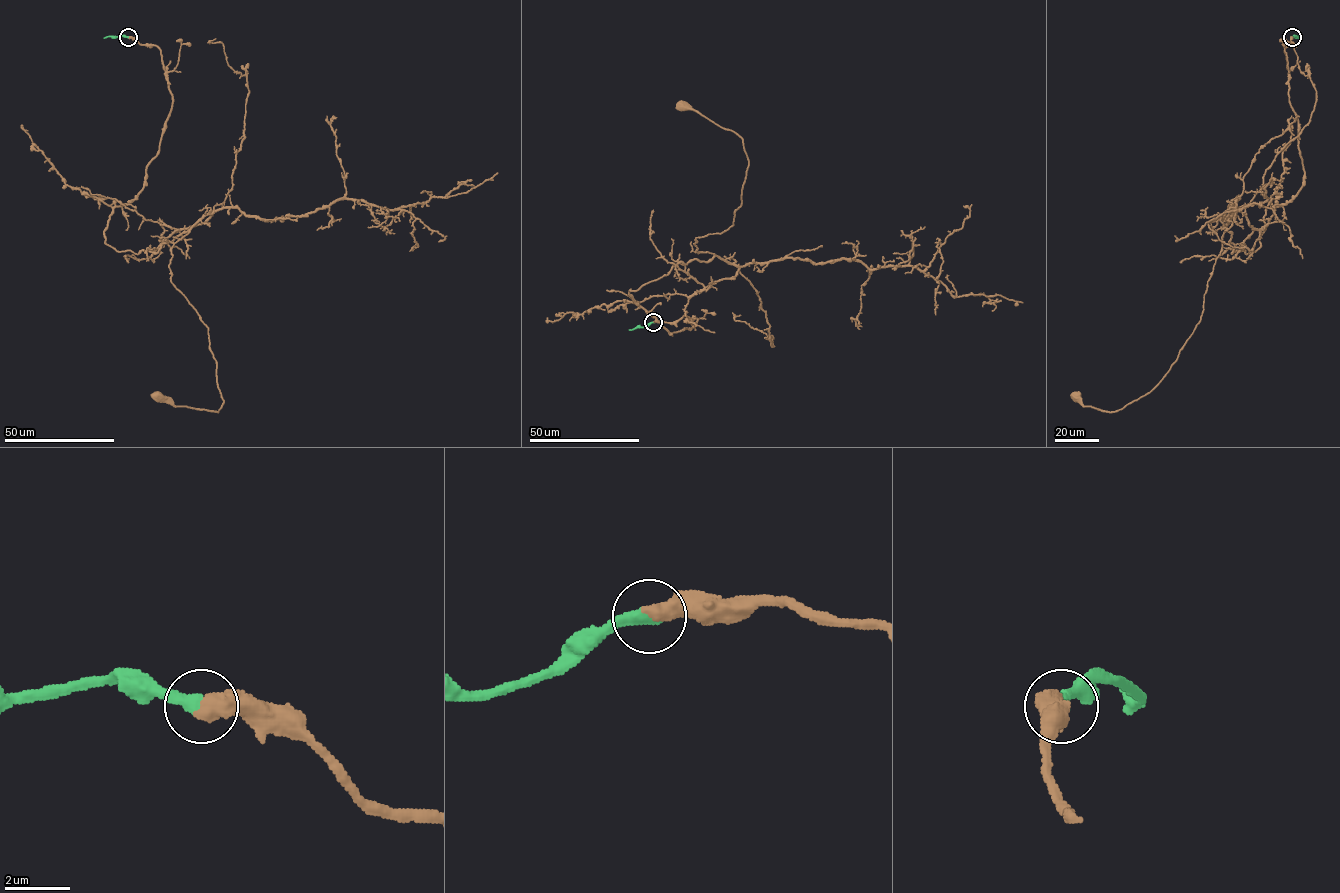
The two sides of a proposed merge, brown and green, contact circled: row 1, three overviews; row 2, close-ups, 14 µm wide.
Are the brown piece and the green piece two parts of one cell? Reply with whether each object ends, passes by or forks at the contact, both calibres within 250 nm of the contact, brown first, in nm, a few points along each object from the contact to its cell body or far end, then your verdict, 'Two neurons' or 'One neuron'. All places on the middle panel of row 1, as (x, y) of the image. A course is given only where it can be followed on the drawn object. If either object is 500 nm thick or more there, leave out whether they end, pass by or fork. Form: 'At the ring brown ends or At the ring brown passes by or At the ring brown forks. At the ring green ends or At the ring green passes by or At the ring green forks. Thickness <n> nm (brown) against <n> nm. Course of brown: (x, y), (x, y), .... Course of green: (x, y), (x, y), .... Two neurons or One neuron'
Thickness 550 nm (brown) against 460 nm. Course of brown: (654, 322), (697, 319), (671, 334), (629, 291), (714, 255), (695, 239), (733, 225), (748, 166), (684, 106). Course of green: (654, 322), (629, 330). One neuron

